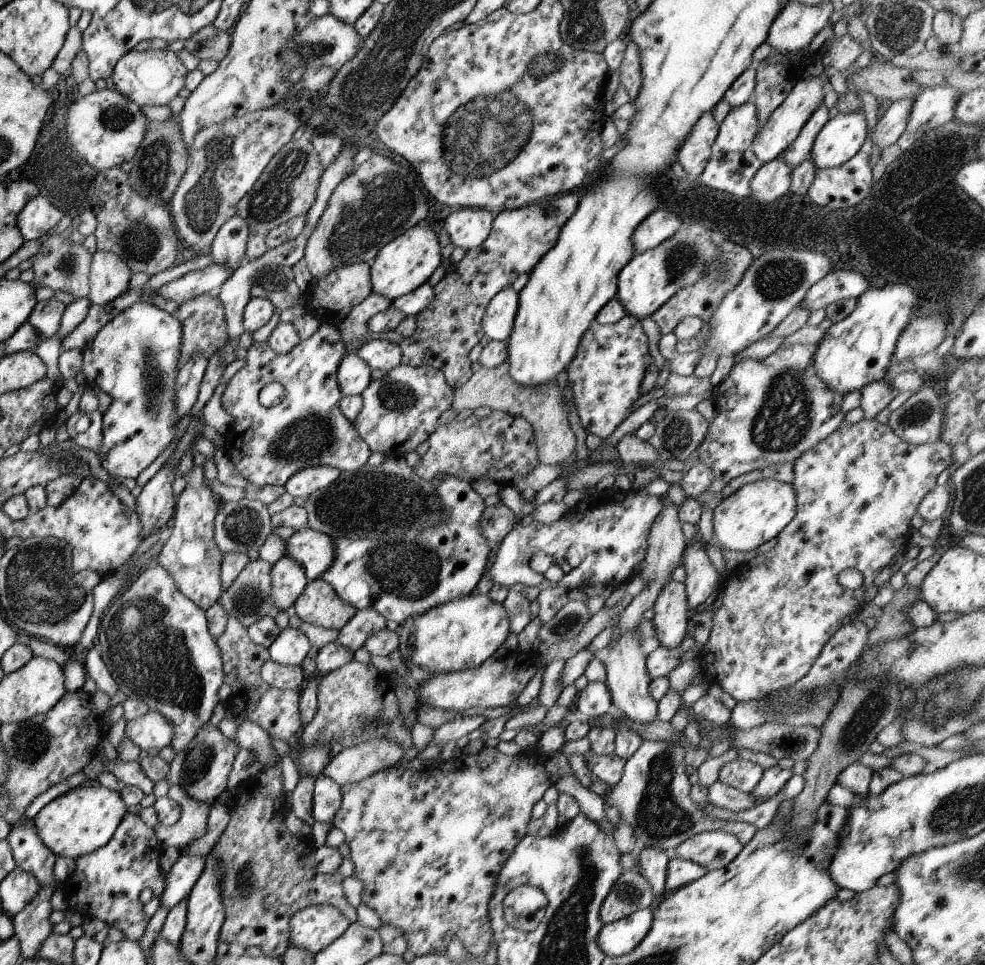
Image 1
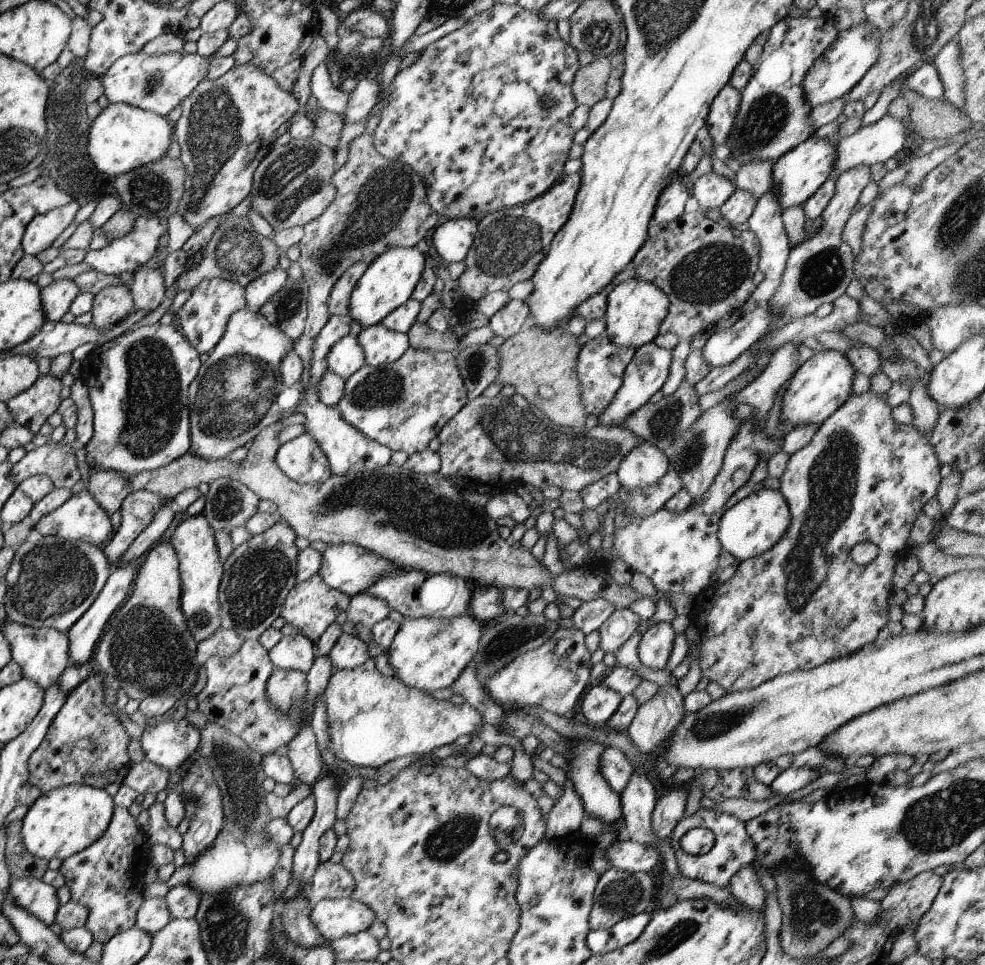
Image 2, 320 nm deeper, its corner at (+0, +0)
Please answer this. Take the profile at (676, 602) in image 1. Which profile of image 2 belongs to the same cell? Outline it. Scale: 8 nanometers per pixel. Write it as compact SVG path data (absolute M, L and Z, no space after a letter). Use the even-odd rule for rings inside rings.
M653 623L641 636L638 646L638 660L652 671L665 669L672 650L675 634L669 623Z

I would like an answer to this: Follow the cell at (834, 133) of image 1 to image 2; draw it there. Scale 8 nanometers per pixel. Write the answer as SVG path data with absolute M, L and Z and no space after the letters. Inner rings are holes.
M809 136L795 148L790 149L774 162L771 170L772 187L771 194L777 192L779 206L783 209L789 206L802 206L815 190L827 180L833 172L833 160L835 160L835 146L829 140Z

